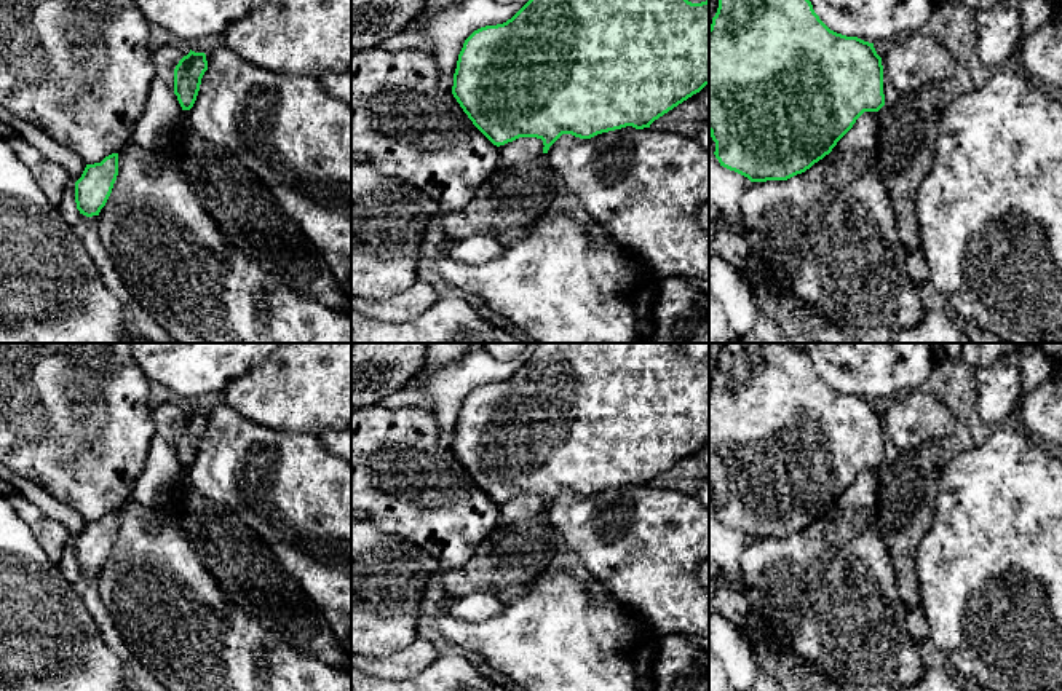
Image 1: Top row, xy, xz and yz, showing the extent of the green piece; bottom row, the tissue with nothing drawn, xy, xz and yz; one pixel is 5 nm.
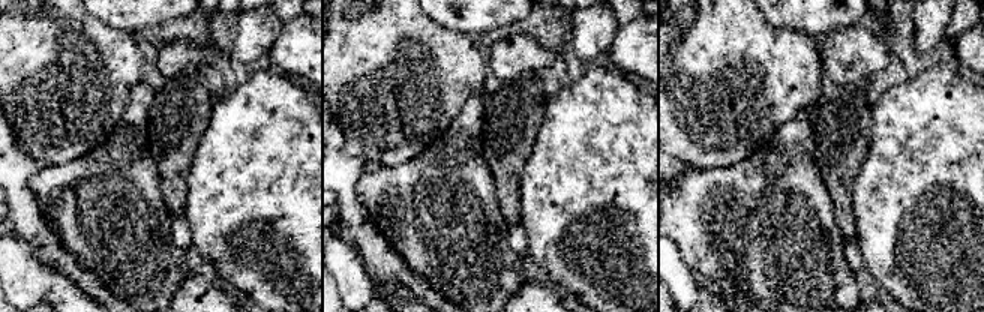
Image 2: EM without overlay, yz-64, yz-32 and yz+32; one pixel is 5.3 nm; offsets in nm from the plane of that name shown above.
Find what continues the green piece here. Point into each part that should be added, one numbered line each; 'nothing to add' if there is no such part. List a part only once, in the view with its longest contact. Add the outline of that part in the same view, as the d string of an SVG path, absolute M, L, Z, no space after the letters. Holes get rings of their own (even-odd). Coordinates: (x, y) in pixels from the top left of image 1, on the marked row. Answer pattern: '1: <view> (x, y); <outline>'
nothing to add

